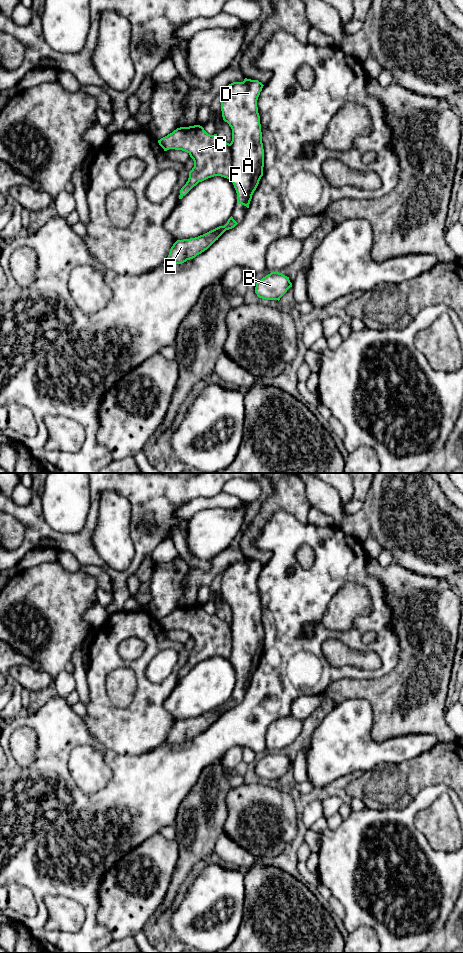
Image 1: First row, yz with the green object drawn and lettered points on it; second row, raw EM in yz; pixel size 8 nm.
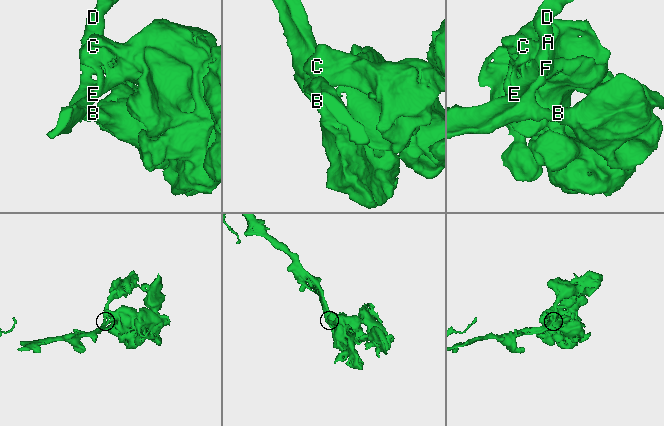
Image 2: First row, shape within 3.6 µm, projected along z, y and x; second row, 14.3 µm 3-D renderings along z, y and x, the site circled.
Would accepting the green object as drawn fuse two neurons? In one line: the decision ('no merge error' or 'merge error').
no merge error

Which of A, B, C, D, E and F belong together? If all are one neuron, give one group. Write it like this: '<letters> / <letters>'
A B C D E F

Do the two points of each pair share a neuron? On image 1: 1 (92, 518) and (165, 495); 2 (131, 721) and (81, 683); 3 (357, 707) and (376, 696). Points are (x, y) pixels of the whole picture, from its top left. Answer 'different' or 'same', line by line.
1: same
2: different
3: different

